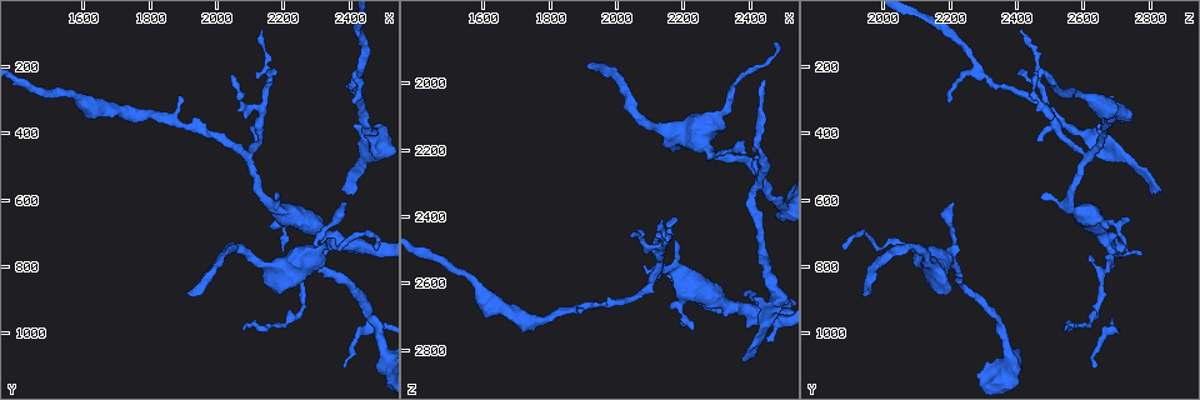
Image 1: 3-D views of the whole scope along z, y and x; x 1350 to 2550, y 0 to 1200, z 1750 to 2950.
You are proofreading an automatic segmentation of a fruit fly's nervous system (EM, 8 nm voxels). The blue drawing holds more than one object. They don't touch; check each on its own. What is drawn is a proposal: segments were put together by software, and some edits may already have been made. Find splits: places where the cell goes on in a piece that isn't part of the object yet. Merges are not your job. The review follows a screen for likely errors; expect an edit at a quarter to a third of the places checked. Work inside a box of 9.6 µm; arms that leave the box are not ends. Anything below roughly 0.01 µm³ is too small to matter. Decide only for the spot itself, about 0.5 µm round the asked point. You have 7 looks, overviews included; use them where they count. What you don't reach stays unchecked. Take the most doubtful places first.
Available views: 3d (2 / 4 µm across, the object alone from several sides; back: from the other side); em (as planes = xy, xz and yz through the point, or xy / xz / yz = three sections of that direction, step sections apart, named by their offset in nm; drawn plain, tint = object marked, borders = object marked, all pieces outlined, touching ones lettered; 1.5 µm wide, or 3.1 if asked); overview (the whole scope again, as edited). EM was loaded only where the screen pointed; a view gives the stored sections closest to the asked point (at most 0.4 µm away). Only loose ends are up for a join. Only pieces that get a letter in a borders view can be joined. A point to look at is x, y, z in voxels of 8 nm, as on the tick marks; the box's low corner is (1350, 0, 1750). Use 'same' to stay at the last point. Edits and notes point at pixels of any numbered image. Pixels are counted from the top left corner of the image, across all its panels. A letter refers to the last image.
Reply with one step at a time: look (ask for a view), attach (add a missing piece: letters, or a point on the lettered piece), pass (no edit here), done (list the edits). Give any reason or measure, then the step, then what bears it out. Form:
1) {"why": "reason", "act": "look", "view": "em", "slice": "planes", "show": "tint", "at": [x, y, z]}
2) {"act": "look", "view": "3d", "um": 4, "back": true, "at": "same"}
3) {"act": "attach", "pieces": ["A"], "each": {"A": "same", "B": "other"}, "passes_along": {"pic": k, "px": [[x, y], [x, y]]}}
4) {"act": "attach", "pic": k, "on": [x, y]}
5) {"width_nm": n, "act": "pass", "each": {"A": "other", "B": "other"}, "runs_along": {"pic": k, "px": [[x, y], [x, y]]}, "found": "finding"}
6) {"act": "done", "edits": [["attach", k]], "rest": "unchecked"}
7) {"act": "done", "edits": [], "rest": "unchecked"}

{"why": "long arm stops here", "act": "look", "view": "em", "slice": "yz", "step": 4, "show": "tint", "at": [1920, 870, 1940]}

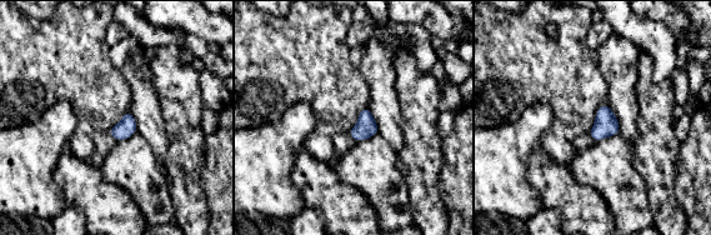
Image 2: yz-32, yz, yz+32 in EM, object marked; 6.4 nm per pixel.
{"why": "another direction", "act": "look", "view": "em", "slice": "xz", "step": 4, "show": "borders", "at": "same"}

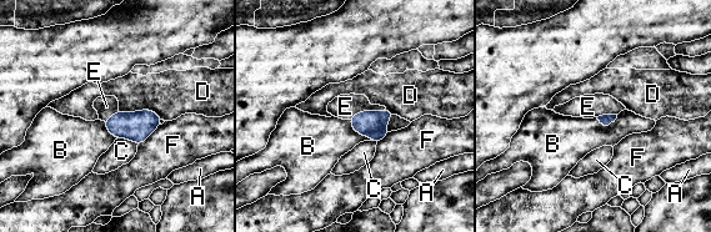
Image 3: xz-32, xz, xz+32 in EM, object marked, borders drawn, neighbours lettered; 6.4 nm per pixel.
{"act": "attach", "pieces": ["E"], "each": {"A": "other", "B": "other", "C": "other", "D": "other", "E": "same", "F": "other"}, "passes_along": {"pic": 3, "px": [[370, 124], [366, 111], [345, 106]]}, "found": "it goes on there"}

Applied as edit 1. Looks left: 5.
{"why": "redraw", "act": "look", "view": "overview"}

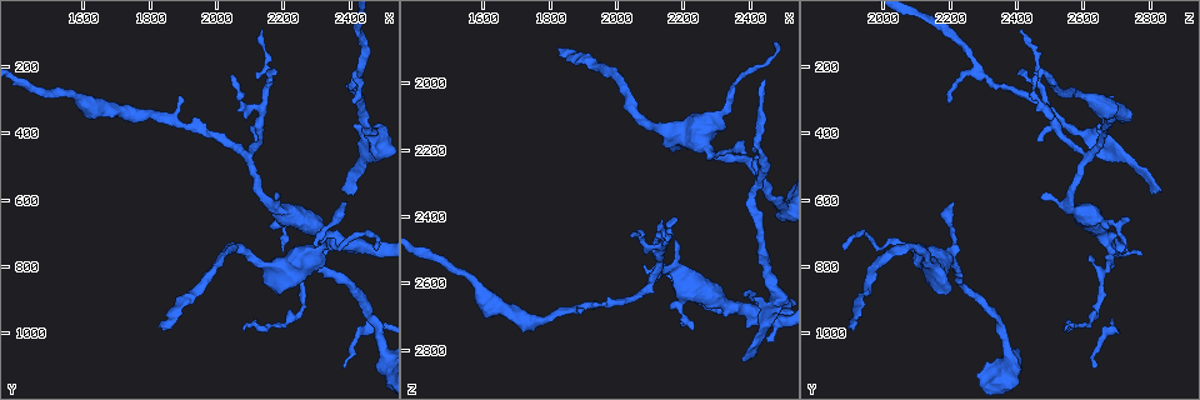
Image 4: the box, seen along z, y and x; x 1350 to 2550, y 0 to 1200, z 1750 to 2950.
{"why": "an open end", "act": "look", "view": "em", "slice": "planes", "show": "borders", "at": [1890, 290, 2690]}

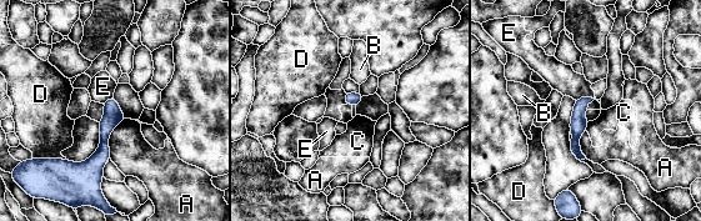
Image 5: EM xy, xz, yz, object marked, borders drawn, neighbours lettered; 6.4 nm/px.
{"act": "pass", "each": {"A": "other", "B": "other", "C": "other", "D": "other", "E": "other"}, "border": {"pic": 5, "px": [[595, 99], [577, 98], [575, 100]]}, "found": "none of them fits"}

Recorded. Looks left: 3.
{"why": "free end", "act": "look", "view": "em", "slice": "planes", "show": "borders", "at": [2380, 560, 2830]}

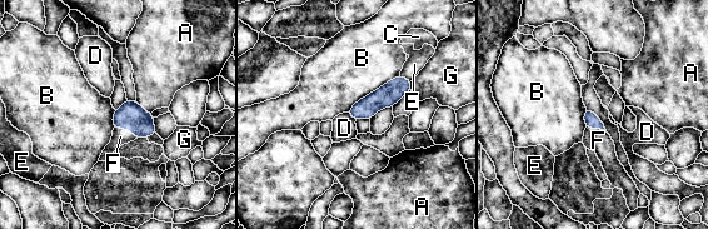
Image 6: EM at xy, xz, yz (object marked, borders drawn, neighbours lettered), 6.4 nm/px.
{"width_nm": 100, "act": "attach", "pieces": ["F"], "each": {"A": "other", "B": "other", "C": "other", "D": "other", "E": "other", "F": "same", "G": "other"}, "found": "it goes on there"}

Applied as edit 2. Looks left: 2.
{"act": "done", "edits": [["attach", 3], ["attach", 6]], "rest": "unchecked"}

